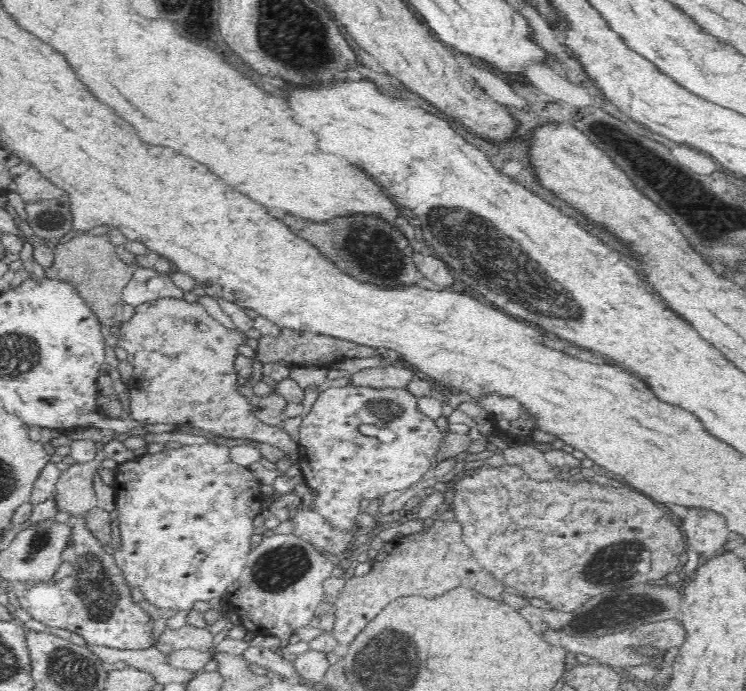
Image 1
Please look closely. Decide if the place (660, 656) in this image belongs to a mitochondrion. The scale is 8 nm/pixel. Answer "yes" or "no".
no

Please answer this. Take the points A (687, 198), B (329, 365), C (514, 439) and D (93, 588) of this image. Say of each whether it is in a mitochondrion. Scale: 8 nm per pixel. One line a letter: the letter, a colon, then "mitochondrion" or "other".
A: mitochondrion
B: other
C: other
D: mitochondrion

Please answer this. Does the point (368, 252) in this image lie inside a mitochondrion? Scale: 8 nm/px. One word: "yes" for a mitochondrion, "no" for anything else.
yes

